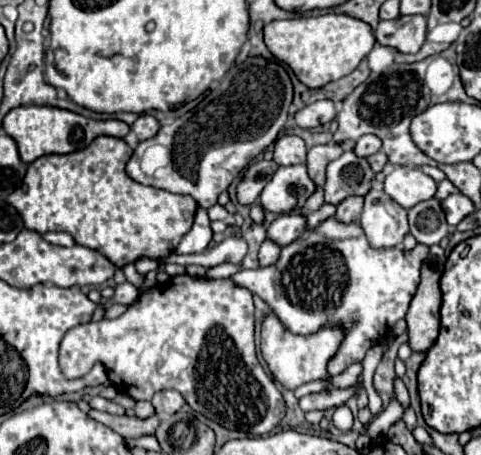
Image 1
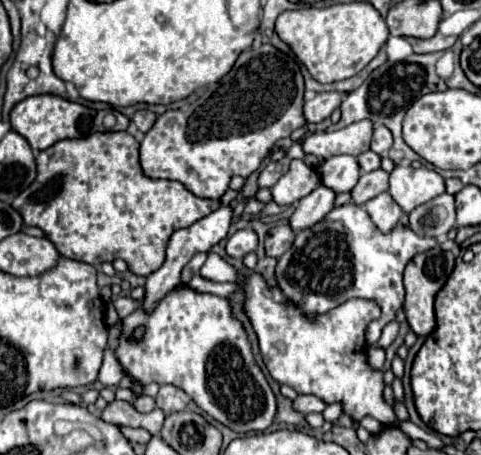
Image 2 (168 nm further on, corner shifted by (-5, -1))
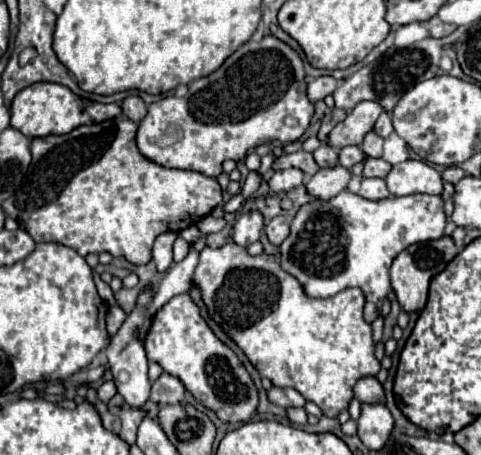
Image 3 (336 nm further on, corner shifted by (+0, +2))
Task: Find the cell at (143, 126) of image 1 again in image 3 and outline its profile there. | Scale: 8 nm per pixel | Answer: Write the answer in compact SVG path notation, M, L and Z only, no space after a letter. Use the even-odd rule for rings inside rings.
M129 95L129 97L123 101L121 109L123 109L123 115L125 115L127 119L135 121L135 123L139 123L139 121L145 117L145 113L147 113L147 105L145 105L143 99L137 97L137 95Z

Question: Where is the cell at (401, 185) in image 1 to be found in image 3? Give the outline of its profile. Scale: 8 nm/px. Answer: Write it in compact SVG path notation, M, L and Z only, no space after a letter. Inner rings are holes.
M407 159L399 165L393 165L385 181L389 193L397 197L413 193L429 193L429 195L443 193L443 179L439 171L435 171L435 167L419 159Z

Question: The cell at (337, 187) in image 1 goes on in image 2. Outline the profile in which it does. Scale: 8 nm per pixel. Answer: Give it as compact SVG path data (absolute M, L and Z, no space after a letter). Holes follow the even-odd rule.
M332 156L318 168L320 180L336 194L352 192L360 178L360 164L354 156Z

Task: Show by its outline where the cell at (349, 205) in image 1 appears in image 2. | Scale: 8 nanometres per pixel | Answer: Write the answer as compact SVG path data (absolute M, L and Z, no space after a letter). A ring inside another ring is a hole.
M374 170L368 174L362 174L358 184L352 190L352 202L354 204L366 204L368 200L372 200L374 196L378 196L380 192L388 190L388 174L384 170Z

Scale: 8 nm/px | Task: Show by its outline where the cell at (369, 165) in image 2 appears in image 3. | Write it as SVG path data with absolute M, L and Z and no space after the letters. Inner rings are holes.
M343 147L341 151L339 151L339 163L343 165L343 167L353 167L355 163L359 163L359 161L363 161L363 151L359 149L359 147Z

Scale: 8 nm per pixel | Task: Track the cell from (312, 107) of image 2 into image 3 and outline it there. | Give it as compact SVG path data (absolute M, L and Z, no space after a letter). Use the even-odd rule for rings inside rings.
M329 75L317 77L317 79L313 79L313 81L309 83L309 97L311 97L311 101L315 103L315 101L325 99L327 95L331 95L331 93L335 91L335 87L337 87L337 81L335 81L333 77L329 77Z

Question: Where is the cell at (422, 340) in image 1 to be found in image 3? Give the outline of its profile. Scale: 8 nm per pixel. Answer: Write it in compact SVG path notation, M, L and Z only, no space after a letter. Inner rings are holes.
M441 237L441 239L435 239L435 241L409 245L407 249L403 249L395 257L395 261L391 265L391 285L393 285L393 291L395 291L397 301L403 307L403 311L421 311L425 307L429 281L437 273L441 273L455 255L457 255L457 247L455 247L453 239L451 237Z

